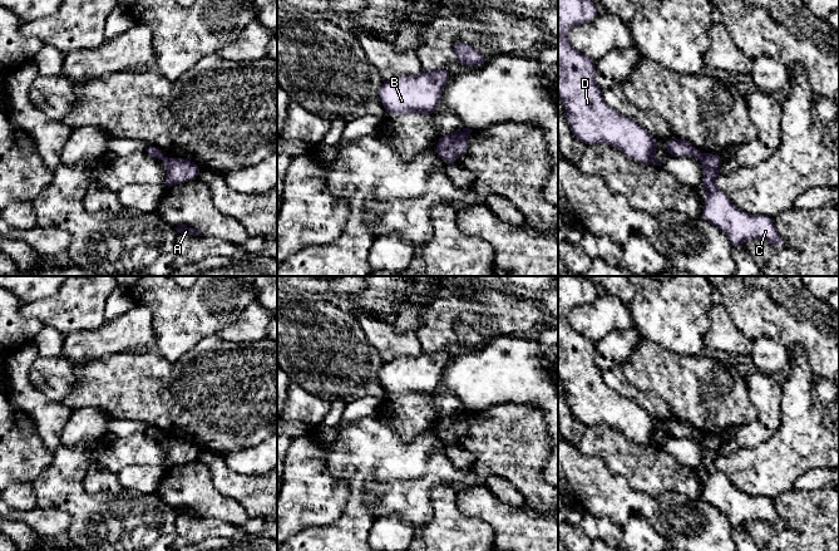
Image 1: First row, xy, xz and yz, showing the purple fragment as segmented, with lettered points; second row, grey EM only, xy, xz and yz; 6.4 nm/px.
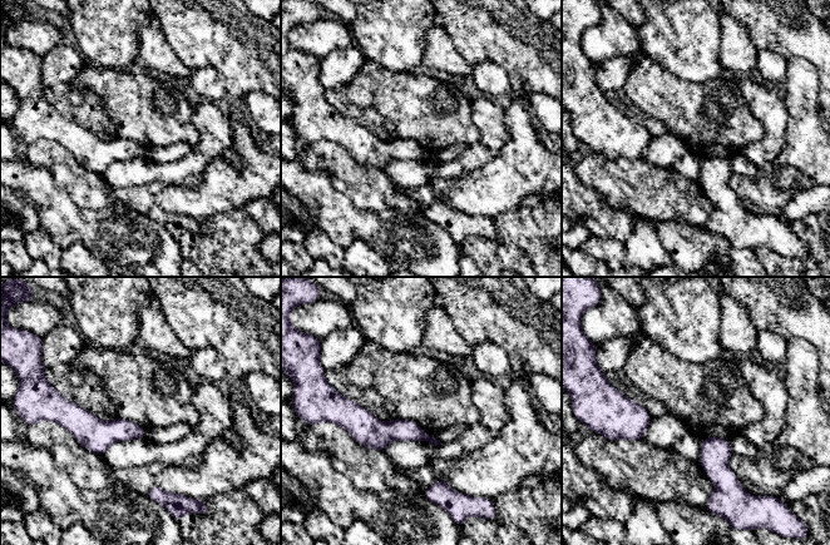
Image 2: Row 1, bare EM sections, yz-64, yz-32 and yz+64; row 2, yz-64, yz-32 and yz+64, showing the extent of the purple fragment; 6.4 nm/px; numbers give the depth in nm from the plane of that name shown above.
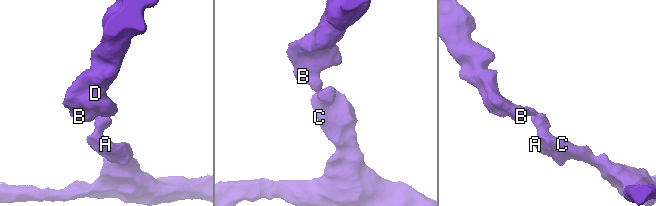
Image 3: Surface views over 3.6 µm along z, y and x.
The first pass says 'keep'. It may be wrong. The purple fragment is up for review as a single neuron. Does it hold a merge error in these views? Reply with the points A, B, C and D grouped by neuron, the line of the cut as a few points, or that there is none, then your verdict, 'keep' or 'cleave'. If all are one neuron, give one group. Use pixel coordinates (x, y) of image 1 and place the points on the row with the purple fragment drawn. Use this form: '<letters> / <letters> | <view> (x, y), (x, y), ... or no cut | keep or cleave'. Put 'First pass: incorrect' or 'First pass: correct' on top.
First pass: incorrect
A C / B D | yz (704, 155), (699, 158) | cleave

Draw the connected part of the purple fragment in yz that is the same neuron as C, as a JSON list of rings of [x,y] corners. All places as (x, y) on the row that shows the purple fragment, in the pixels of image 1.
[[[707,153],[700,158],[704,171],[701,186],[707,191],[701,217],[729,238],[734,247],[742,247],[747,240],[762,240],[775,250],[785,247],[786,242],[780,237],[774,218],[764,215],[750,215],[737,208],[730,198],[716,187],[716,178],[724,159],[716,153]]]

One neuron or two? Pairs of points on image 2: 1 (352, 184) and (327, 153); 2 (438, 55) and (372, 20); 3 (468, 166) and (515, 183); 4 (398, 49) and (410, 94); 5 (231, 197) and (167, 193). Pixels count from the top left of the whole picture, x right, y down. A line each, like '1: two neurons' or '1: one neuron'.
1: one neuron
2: two neurons
3: two neurons
4: two neurons
5: one neuron

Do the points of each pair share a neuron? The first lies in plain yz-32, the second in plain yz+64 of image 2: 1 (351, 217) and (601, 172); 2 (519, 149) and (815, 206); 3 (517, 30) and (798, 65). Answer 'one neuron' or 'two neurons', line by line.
1: two neurons
2: two neurons
3: two neurons

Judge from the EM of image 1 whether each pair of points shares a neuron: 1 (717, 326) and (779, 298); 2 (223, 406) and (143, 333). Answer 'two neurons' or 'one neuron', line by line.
1: one neuron
2: one neuron

